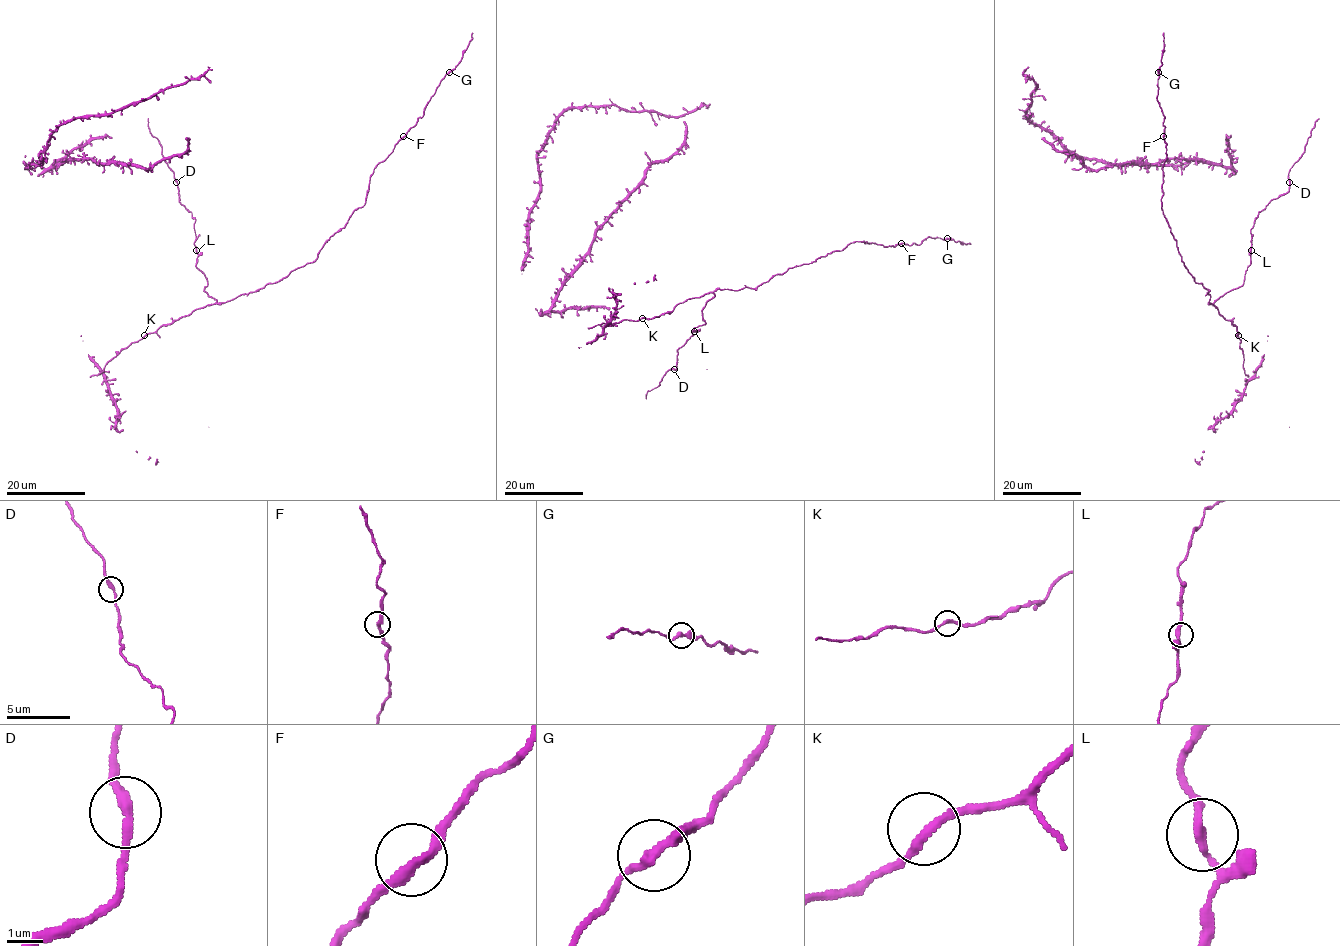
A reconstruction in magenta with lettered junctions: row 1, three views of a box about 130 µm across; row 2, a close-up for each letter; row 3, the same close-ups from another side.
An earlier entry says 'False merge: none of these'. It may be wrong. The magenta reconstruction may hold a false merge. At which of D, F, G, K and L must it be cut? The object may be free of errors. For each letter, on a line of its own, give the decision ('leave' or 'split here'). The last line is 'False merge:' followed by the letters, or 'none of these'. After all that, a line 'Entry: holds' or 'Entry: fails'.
D: leave
F: leave
G: leave
K: leave
L: leave
False merge: none of these
Entry: holds

